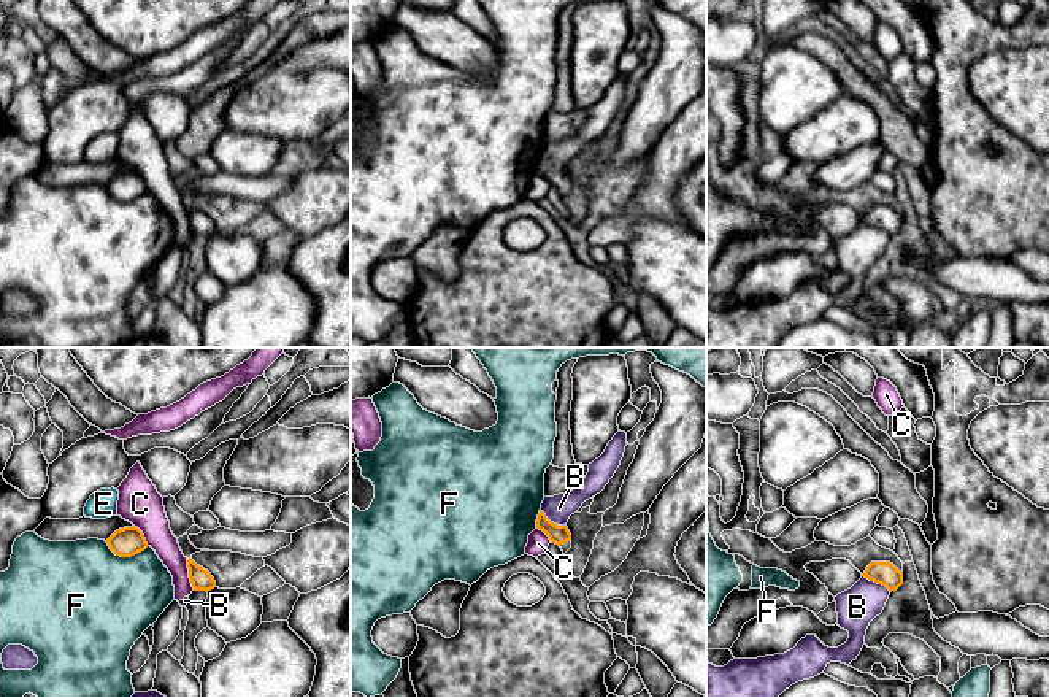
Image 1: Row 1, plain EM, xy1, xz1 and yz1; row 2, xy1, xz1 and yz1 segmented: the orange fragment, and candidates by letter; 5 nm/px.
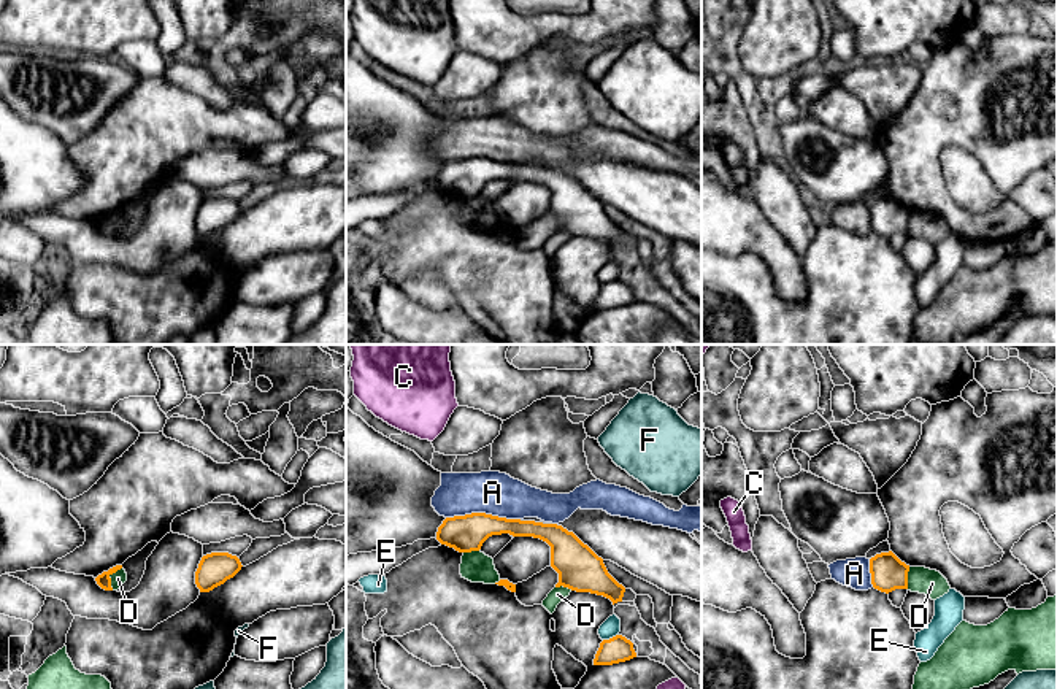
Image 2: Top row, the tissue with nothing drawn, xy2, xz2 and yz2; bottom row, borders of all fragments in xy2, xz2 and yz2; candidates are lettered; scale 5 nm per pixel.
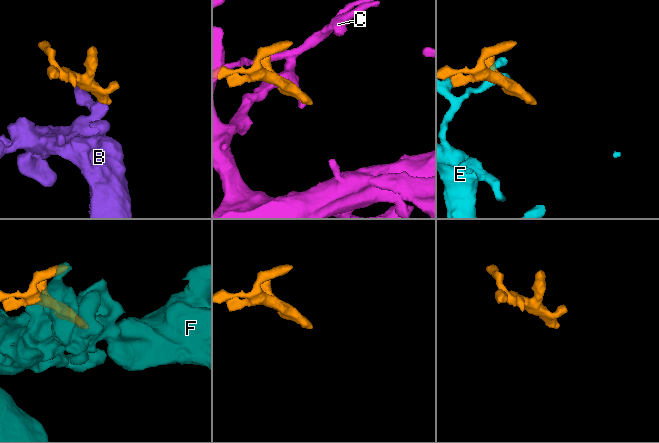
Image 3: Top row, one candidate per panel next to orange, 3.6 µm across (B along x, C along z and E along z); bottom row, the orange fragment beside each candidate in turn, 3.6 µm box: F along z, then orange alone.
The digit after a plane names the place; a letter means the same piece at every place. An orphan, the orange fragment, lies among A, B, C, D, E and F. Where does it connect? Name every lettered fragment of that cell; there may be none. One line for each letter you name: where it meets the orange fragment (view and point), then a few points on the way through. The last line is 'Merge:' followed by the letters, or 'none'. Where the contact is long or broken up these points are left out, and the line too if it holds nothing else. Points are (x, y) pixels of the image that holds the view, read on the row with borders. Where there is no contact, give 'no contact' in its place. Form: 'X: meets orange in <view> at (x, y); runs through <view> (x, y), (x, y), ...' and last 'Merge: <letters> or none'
Merge: none

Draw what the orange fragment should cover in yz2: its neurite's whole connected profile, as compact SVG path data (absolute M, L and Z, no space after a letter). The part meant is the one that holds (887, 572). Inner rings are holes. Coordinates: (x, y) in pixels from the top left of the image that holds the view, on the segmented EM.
M892 551L870 559L871 584L881 592L908 589L908 572L909 565L901 562Z

